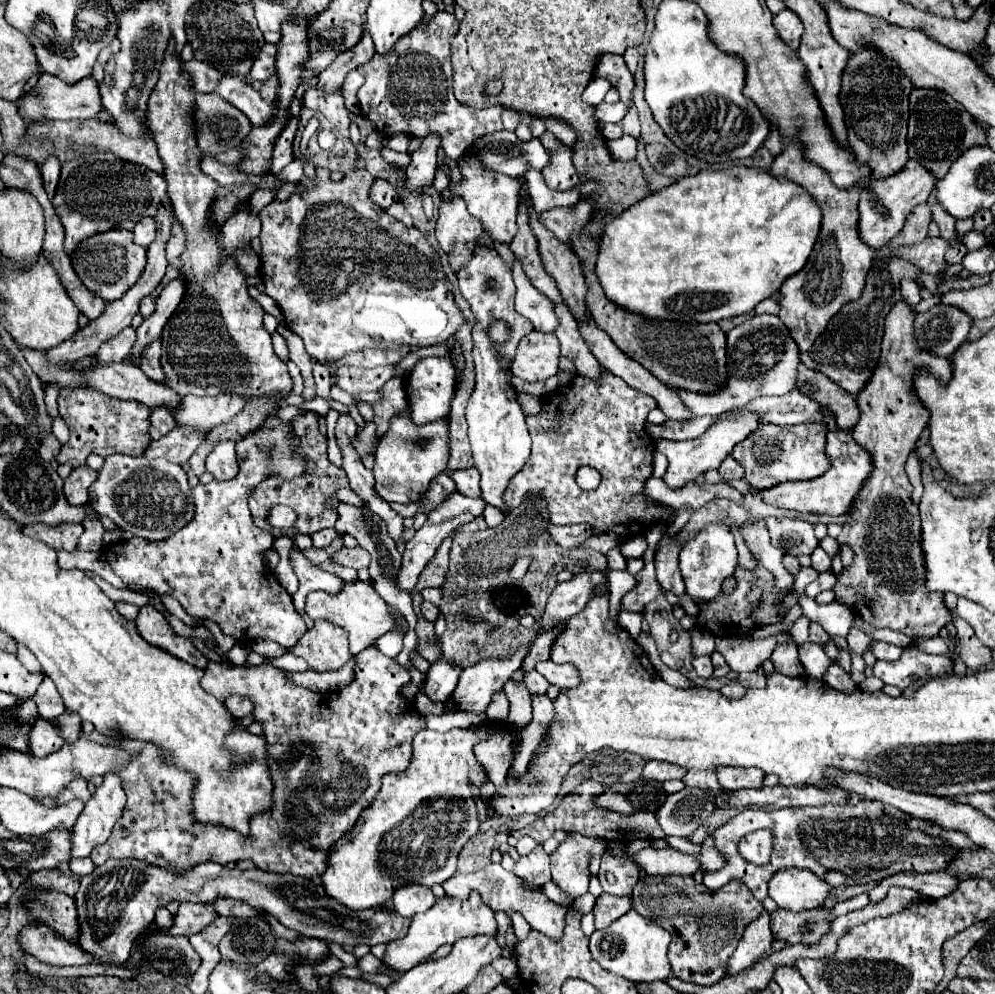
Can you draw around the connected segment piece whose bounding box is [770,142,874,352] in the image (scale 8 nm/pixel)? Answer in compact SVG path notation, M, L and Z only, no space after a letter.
M790 142L782 154L776 156L770 172L774 176L786 176L788 180L804 186L820 204L822 208L822 230L814 244L814 250L806 262L806 266L790 276L780 286L780 314L778 318L786 324L790 330L790 336L798 344L800 352L806 352L814 340L826 330L828 320L850 300L856 300L858 294L862 294L866 272L872 266L874 250L860 240L858 234L858 200L860 200L860 188L840 190L832 184L828 174L802 158L802 146L798 142Z

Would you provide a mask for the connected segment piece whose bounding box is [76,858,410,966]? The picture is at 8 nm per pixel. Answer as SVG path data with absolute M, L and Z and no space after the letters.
M132 858L110 860L96 866L94 872L82 878L76 906L80 922L80 946L106 960L108 966L122 966L130 958L134 940L154 922L156 908L166 908L170 902L196 902L212 904L216 898L234 898L260 908L280 920L286 928L292 928L308 938L320 938L336 942L340 946L350 944L380 944L404 938L410 928L410 918L402 918L396 912L384 908L370 910L346 910L340 902L330 898L318 878L302 878L294 874L274 874L260 868L240 870L218 866L216 862L202 862L186 870L186 874L174 874L174 870L158 870L148 862L138 862Z

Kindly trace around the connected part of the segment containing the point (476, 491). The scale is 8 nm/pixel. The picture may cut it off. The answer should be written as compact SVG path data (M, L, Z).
M474 466L466 468L466 470L454 470L454 472L450 472L450 478L456 482L458 492L462 492L464 496L472 496L472 498L480 496L480 486L478 486L480 474Z

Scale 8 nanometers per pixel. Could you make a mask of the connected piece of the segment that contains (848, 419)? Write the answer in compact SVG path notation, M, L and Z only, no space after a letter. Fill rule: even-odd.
M800 364L796 388L804 396L816 400L818 404L830 406L842 430L852 430L854 422L858 422L858 406L854 406L854 396L844 392L836 382L832 382L824 374L814 372L804 364Z

